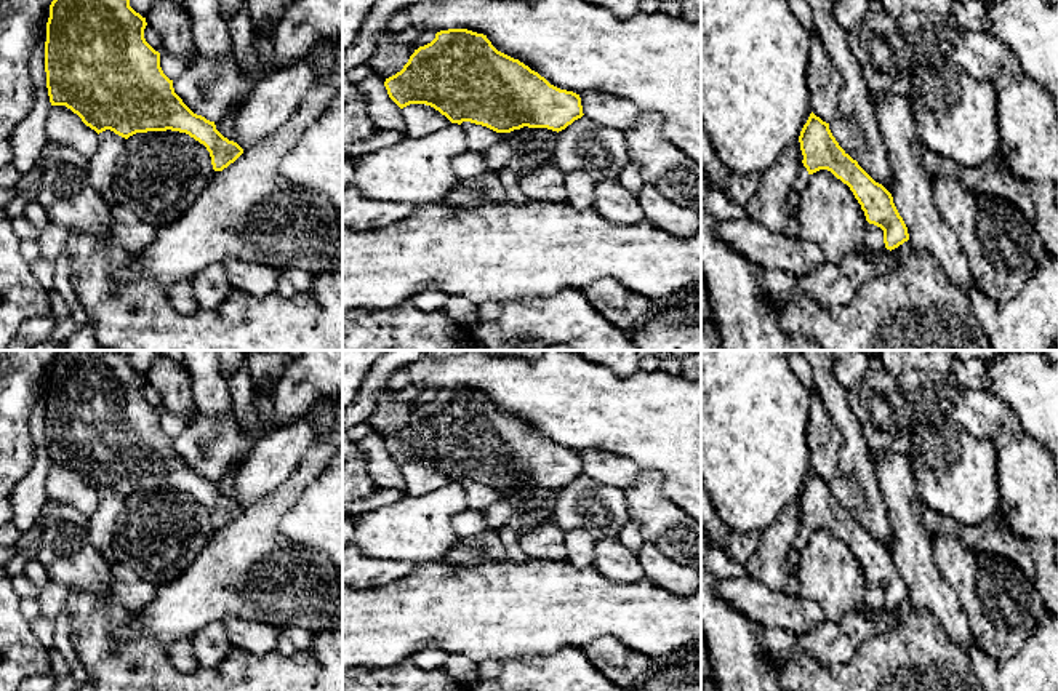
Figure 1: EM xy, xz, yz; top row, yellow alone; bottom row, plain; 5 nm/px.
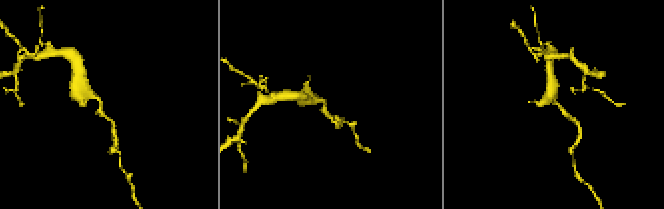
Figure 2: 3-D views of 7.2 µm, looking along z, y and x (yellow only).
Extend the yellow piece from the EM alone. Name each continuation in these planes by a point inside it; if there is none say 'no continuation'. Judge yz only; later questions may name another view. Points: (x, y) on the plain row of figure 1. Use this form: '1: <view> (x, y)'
1: yz (802, 538)

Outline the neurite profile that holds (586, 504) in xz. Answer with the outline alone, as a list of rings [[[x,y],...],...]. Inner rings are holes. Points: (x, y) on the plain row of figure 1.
[[[581,475],[559,489],[554,521],[560,529],[586,529],[595,541],[619,537],[629,520],[624,489]]]

